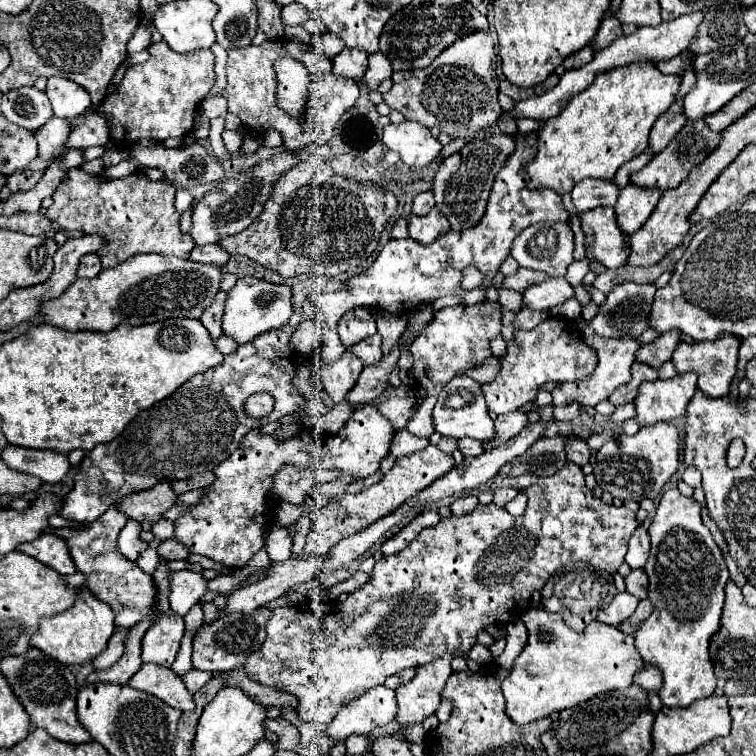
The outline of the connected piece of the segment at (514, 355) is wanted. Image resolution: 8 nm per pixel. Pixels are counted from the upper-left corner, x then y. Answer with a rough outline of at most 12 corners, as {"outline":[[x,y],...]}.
{"outline":[[575,322],[517,330],[499,376],[481,384],[507,414],[545,382],[575,382],[597,366]]}

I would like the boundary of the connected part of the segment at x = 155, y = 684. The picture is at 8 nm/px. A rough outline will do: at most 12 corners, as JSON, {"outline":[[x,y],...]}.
{"outline":[[143,664],[129,686],[181,712],[195,708],[171,668]]}

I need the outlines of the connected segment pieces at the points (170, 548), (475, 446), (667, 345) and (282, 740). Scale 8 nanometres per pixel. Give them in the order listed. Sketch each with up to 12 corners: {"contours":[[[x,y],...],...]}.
{"contours":[[[175,538],[161,542],[157,552],[167,560],[185,560],[191,554]],[[461,438],[459,450],[465,456],[479,456],[485,452],[483,442]],[[671,330],[637,350],[637,360],[661,368],[681,342]],[[267,720],[279,736],[277,750],[297,750],[299,732],[287,720]]]}

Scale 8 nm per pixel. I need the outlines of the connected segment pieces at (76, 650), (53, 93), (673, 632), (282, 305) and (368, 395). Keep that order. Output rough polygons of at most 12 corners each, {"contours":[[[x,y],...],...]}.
{"contours":[[[87,588],[39,620],[31,644],[65,666],[93,662],[115,632]],[[49,78],[45,94],[57,118],[77,118],[91,106],[87,90]],[[663,492],[635,632],[661,702],[717,684],[709,642],[729,570],[701,506]],[[253,276],[227,294],[223,332],[239,344],[289,322],[291,286]],[[399,346],[381,364],[365,366],[347,404],[367,404],[387,386]]]}

